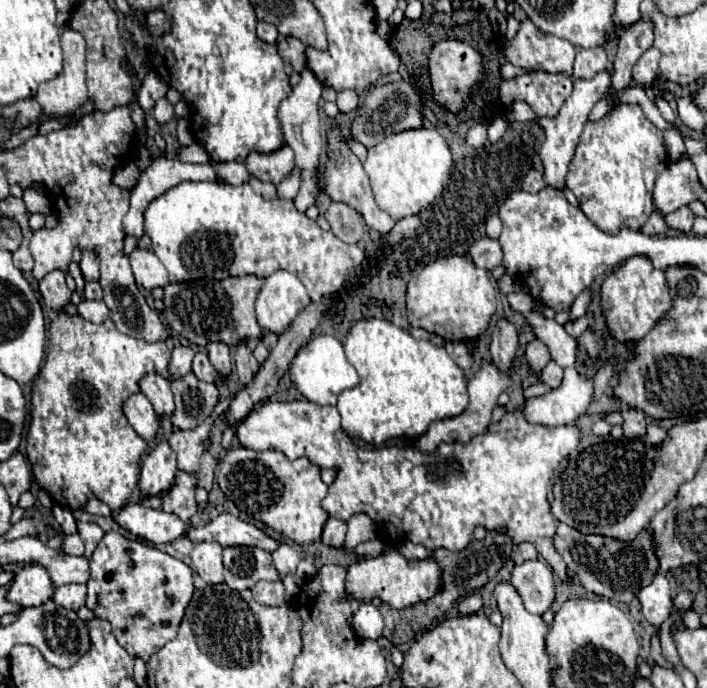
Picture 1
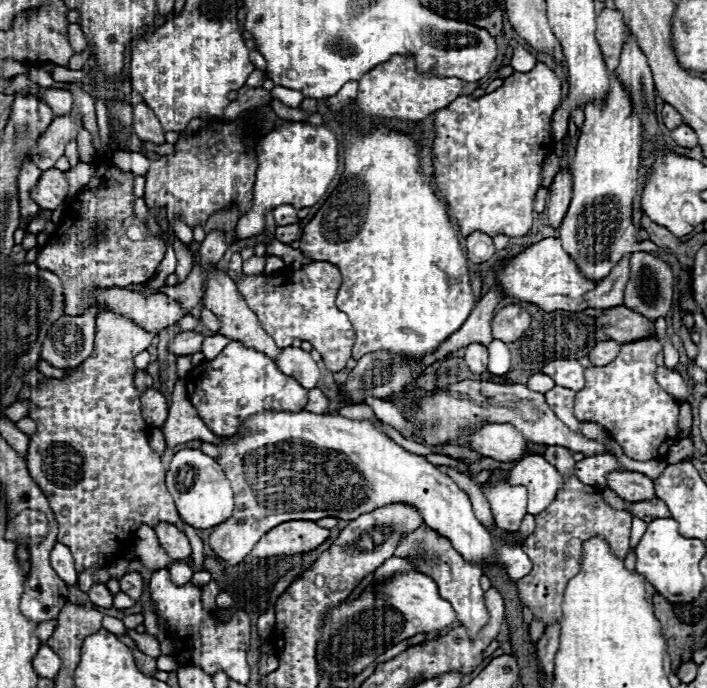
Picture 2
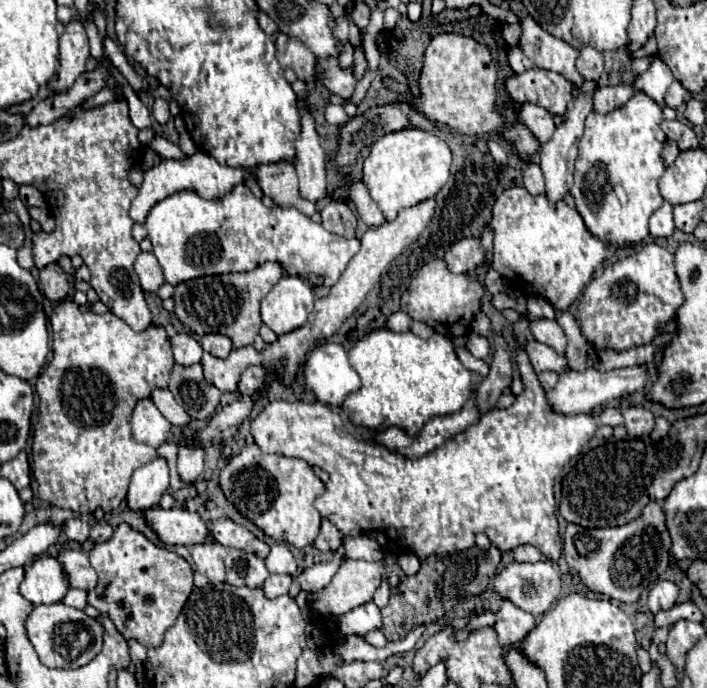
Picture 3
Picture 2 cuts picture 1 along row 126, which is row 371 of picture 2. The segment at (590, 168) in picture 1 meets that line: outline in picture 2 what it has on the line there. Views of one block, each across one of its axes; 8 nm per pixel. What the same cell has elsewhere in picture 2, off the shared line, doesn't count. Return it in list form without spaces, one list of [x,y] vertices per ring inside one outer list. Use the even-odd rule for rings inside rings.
[[[654,336],[620,344],[620,354],[608,366],[590,366],[584,370],[586,386],[576,392],[576,418],[600,424],[616,442],[620,442],[624,454],[632,460],[664,456],[678,434],[680,404],[654,380],[658,352],[662,352],[662,344]]]

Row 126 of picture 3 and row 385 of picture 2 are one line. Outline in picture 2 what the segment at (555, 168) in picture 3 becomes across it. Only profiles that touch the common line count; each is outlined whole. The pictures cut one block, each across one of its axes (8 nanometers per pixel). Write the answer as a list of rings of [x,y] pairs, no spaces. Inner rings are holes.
[[[554,360],[544,366],[542,372],[550,376],[556,386],[570,388],[574,392],[584,388],[584,368],[578,364],[578,360]]]

